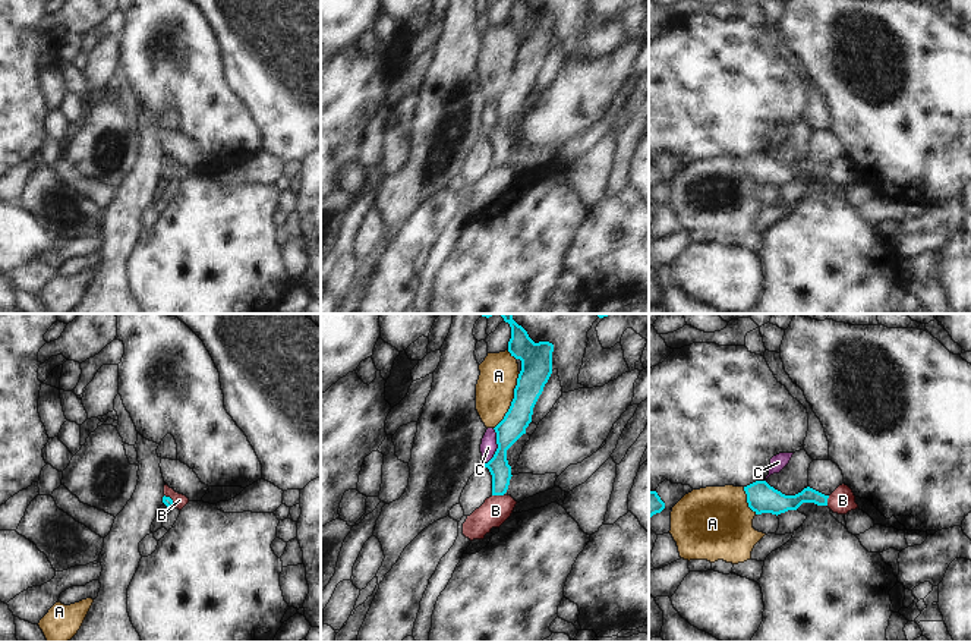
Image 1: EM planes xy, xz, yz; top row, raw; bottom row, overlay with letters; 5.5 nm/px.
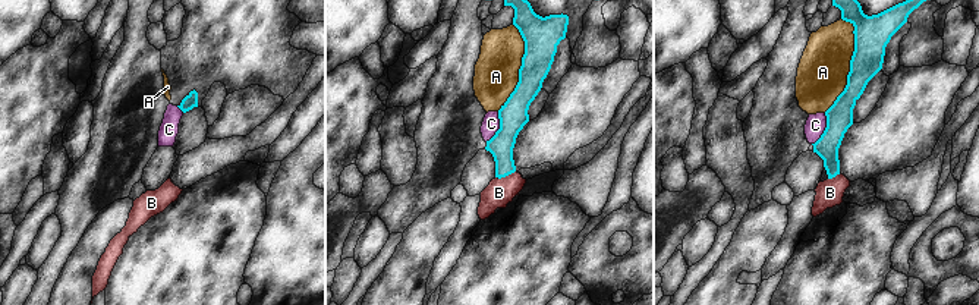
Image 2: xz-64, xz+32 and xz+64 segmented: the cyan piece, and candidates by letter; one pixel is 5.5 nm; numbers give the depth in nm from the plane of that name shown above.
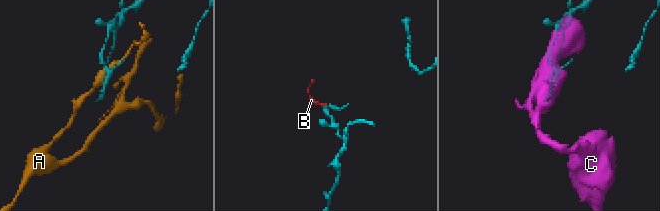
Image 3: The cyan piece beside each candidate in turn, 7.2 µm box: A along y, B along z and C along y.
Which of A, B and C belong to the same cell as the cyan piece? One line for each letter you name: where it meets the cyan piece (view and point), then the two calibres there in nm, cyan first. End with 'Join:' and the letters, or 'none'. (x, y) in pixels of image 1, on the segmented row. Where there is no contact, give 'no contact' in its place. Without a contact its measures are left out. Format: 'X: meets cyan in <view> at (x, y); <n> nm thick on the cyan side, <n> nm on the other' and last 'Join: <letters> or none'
B: meets cyan in xz at (498, 494); 120 nm thick on the cyan side, 160 nm on the other
Join: B

